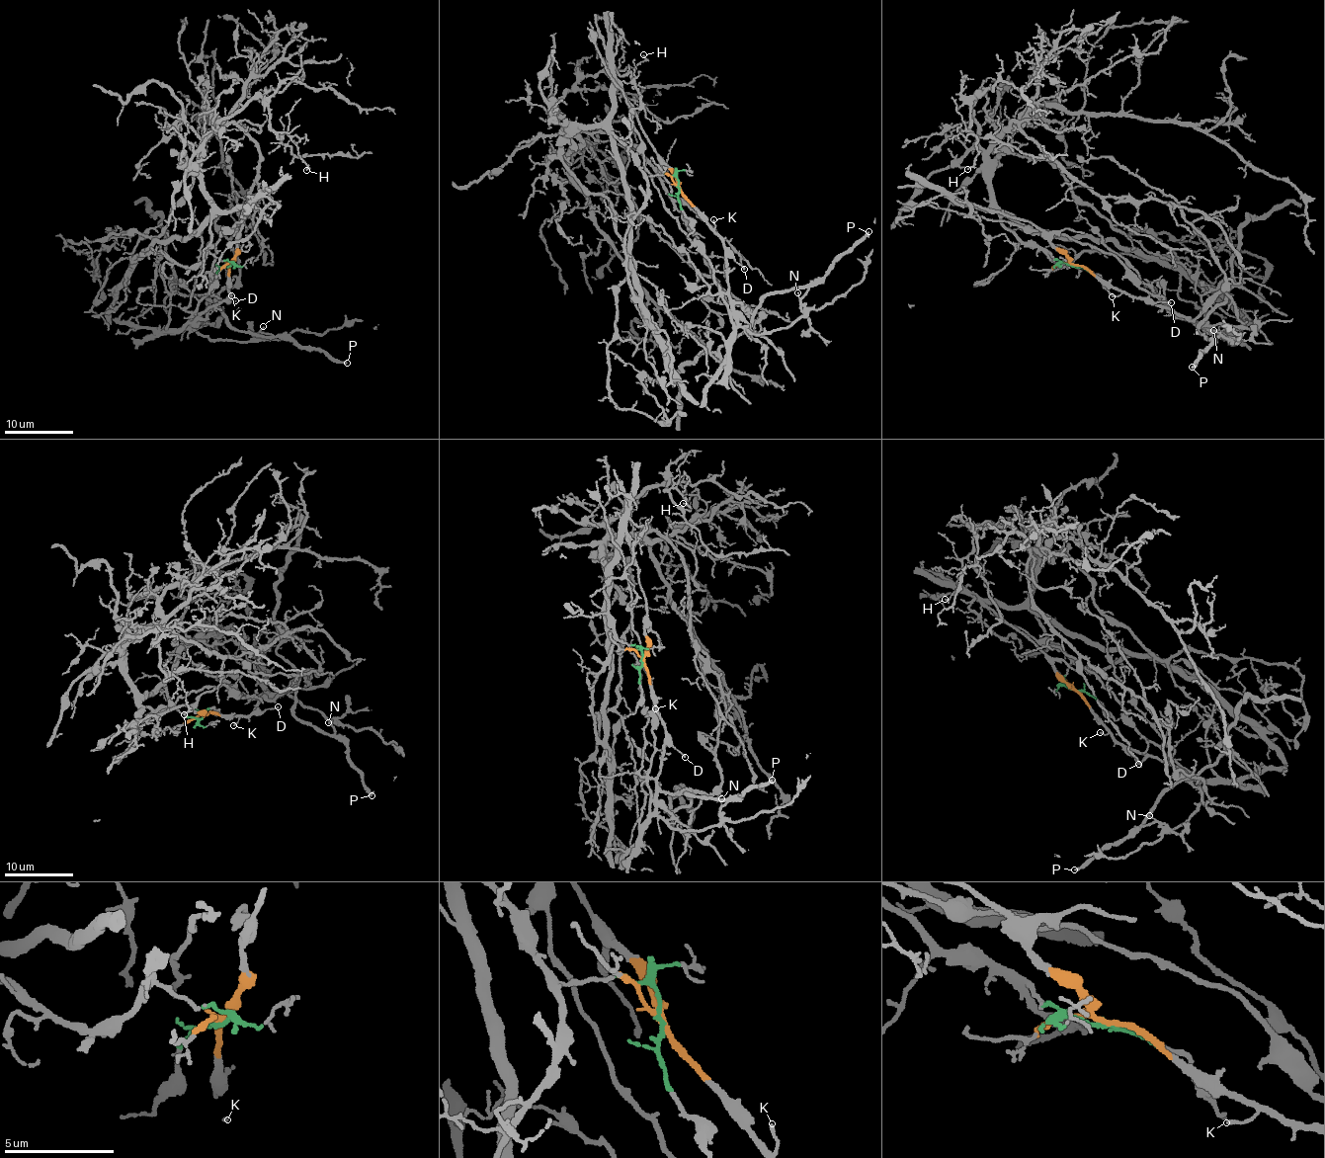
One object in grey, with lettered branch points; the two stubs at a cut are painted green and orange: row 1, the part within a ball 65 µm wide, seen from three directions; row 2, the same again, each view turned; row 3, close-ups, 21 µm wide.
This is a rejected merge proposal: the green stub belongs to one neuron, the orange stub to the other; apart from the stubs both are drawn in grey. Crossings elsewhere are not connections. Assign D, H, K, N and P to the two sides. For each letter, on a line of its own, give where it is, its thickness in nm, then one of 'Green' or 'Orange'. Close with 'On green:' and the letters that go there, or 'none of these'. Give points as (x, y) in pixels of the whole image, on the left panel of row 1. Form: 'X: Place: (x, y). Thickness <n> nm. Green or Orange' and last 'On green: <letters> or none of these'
D: Place: (235, 300). Thickness 120 nm. Orange
H: Place: (306, 170). Thickness 90 nm. Green
K: Place: (231, 295). Thickness 130 nm. Orange
N: Place: (263, 326). Thickness 90 nm. Orange
P: Place: (347, 363). Thickness 280 nm. Orange
On green: H

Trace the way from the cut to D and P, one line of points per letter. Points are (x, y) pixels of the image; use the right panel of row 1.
D: (1074, 264), (1132, 296), (1171, 301)
P: (1074, 264), (1136, 298), (1191, 320), (1210, 310), (1198, 331), (1205, 339), (1214, 339), (1192, 367)

